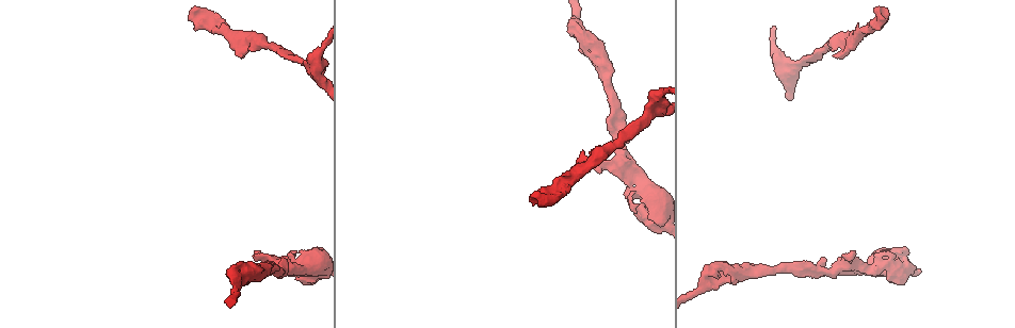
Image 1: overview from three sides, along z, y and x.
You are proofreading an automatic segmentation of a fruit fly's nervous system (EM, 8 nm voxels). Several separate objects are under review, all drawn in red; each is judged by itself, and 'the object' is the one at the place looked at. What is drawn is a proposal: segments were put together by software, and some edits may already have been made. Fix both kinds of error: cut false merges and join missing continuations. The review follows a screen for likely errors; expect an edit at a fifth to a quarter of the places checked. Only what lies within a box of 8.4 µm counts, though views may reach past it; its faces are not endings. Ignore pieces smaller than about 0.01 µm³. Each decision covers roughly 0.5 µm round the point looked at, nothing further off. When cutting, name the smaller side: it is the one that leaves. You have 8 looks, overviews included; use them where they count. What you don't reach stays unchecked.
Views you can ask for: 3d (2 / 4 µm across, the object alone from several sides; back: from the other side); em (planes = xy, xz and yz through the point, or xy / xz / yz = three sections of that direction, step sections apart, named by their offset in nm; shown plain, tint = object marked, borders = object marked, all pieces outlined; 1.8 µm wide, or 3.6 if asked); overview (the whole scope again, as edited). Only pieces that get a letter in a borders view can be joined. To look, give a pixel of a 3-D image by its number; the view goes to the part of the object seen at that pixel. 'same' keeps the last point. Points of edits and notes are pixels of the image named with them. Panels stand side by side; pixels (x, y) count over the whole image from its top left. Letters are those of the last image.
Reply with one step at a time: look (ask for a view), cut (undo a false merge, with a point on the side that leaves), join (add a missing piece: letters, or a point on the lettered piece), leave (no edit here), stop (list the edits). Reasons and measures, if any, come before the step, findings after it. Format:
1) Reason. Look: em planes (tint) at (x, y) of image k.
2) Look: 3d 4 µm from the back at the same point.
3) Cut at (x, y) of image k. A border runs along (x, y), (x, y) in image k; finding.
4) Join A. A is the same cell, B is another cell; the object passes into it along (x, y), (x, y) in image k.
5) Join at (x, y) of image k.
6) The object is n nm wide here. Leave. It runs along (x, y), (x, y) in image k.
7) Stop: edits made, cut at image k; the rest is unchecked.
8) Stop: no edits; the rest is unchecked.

A fork. Look: 3d 2 µm at (252, 277) of image 1.

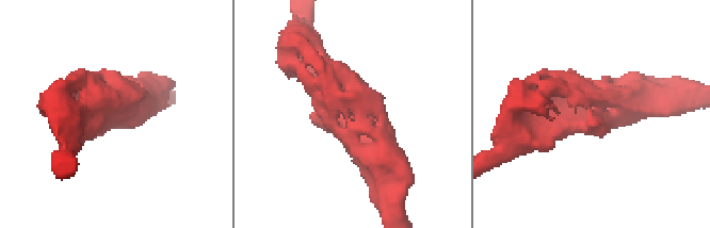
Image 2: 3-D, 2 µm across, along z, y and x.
Look: em planes (tint) at (609, 121) of image 2.

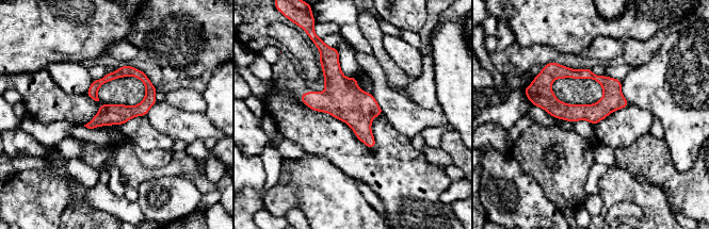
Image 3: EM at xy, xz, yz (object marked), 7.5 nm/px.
See the neighbours. Look: em planes (borders) at the same point.

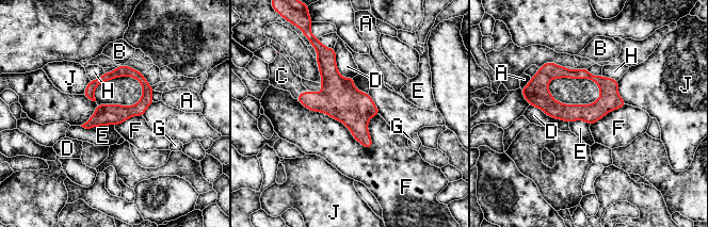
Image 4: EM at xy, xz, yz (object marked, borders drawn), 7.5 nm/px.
Join C. C is the same cell, A, B, D, E, F, G, H and J are other cells; the neuron continues.

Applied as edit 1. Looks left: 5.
Branch stops here. Look: em planes (borders) at (241, 55) of image 1.

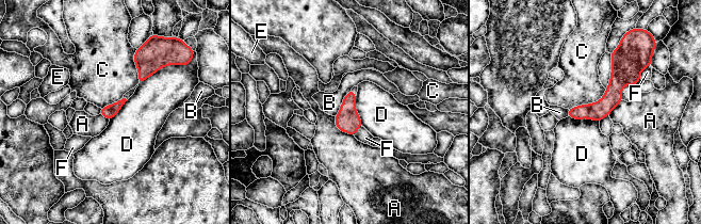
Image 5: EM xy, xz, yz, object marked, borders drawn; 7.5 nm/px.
Leave. A, B, C, D, E and F are other cells; a border runs along (568, 115), (599, 122) in image 5; no lettered piece goes on from it.

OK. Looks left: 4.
Arms part here. Look: em planes (borders) at (783, 65) of image 1.

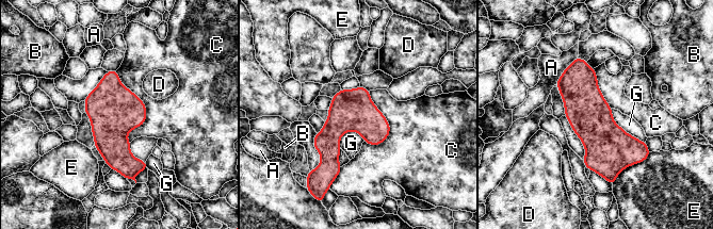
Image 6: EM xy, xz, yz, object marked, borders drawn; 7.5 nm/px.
The longest contact is with C, 550 nm. Leave. A, B, C, D, E and G are other cells; continuous, no second neuron.

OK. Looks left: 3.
Stop: edits made, join at image 4; the rest is unchecked.

